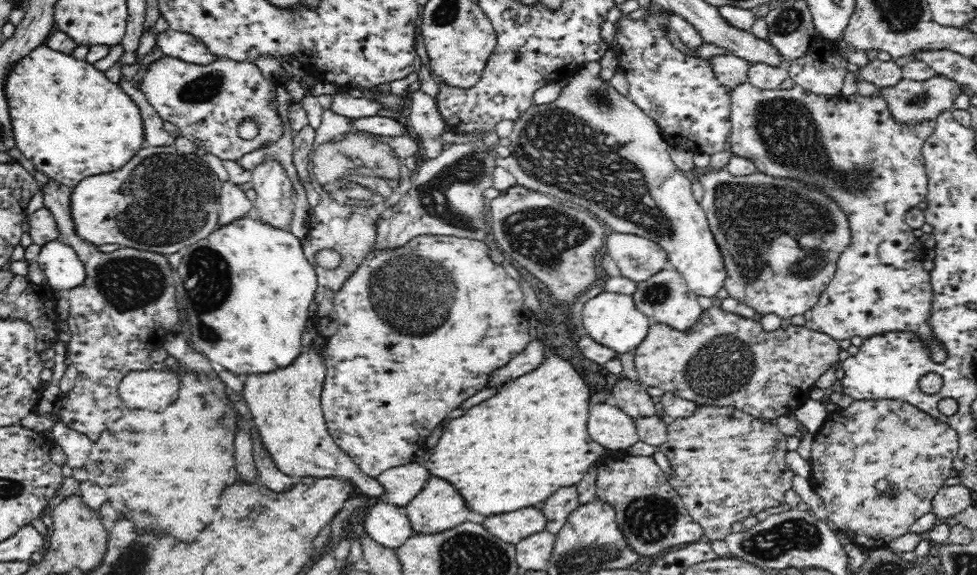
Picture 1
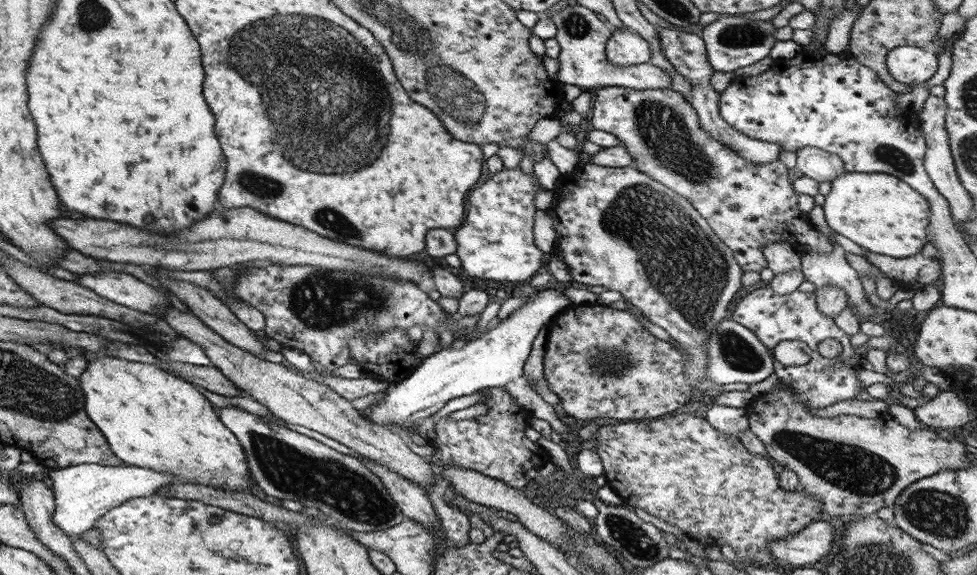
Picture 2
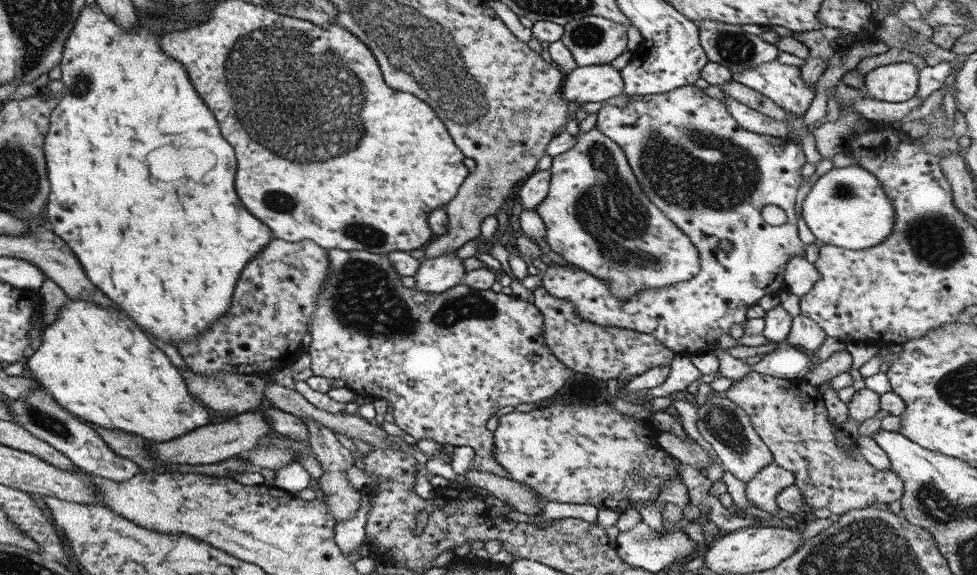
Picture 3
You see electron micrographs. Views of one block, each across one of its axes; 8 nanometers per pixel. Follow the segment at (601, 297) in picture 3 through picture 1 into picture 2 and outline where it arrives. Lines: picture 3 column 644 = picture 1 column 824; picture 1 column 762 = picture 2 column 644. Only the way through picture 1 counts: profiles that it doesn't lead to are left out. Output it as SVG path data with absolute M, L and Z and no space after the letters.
M599 87L589 111L591 126L612 134L620 140L620 146L632 158L634 168L655 182L663 184L675 194L685 198L706 220L712 233L732 252L733 260L742 272L761 272L768 264L762 246L771 242L786 242L796 250L831 252L834 247L829 240L809 222L807 213L798 207L797 195L787 179L786 166L776 158L765 164L753 164L740 157L728 146L721 144L699 128L699 120L689 101L671 89L636 90L622 87Z

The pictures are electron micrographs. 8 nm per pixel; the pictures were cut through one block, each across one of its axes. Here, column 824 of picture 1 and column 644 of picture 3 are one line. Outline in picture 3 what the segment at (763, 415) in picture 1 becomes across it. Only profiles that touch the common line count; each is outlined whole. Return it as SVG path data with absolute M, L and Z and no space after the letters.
M542 285L536 286L531 293L531 302L543 318L544 343L557 360L575 373L590 374L605 382L609 378L615 378L620 382L631 380L652 366L668 365L675 355L671 349L663 346L651 335L600 326L577 317L573 305L568 300L547 294Z

